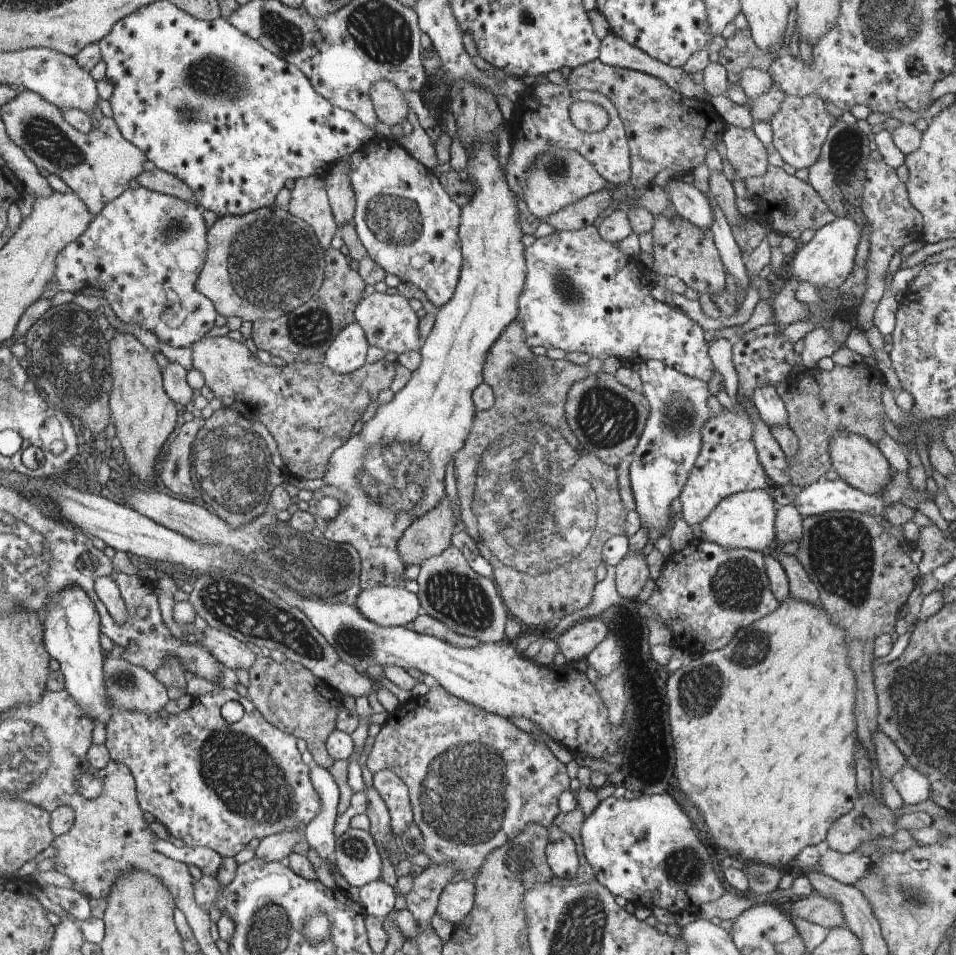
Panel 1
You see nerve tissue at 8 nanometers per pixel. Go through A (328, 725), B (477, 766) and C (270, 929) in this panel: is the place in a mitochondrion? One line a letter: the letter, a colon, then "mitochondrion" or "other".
A: other
B: mitochondrion
C: mitochondrion

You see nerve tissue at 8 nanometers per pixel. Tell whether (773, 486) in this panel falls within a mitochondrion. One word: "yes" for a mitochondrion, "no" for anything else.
no

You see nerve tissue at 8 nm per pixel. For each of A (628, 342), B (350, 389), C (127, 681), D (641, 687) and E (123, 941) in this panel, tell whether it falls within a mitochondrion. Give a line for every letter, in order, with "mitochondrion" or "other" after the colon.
A: other
B: other
C: mitochondrion
D: other
E: other

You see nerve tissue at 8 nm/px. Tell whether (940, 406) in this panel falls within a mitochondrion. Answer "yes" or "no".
yes

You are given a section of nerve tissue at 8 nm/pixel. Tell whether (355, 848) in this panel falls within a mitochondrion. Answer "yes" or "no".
yes

